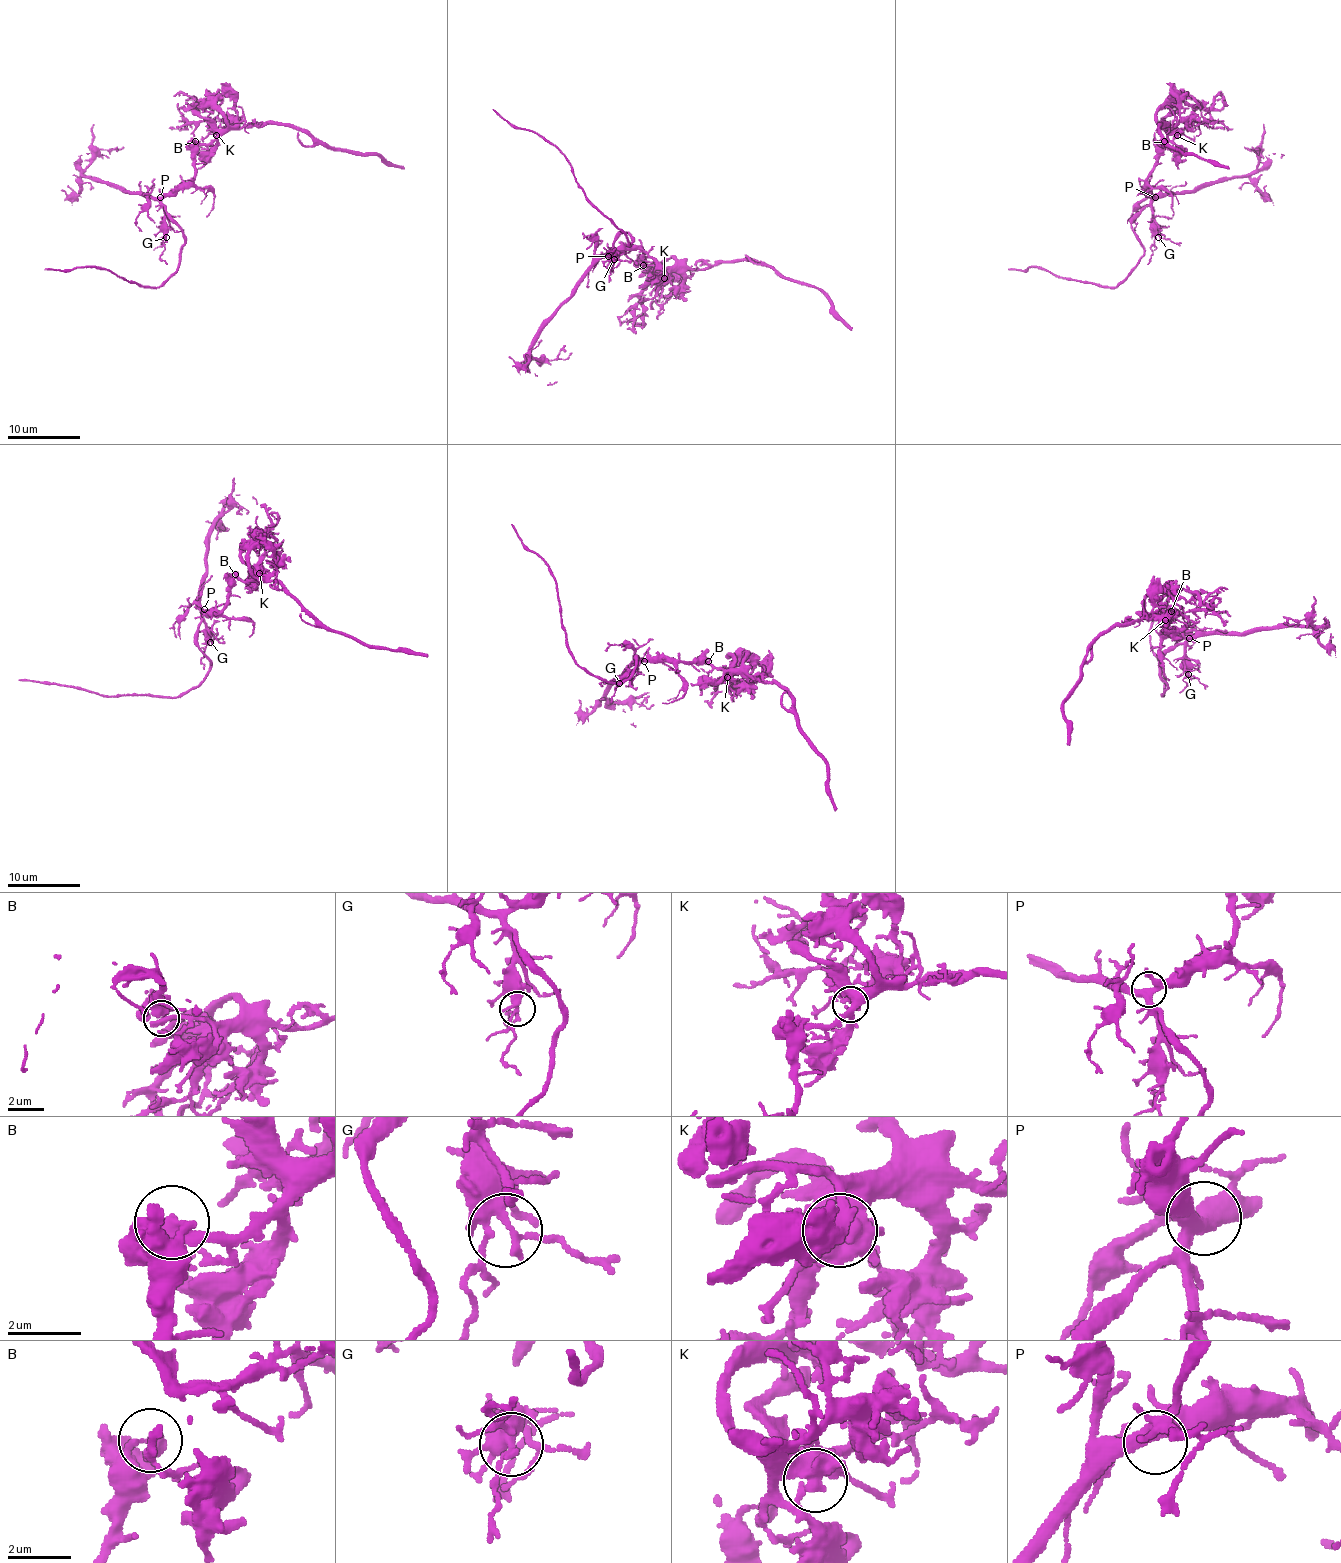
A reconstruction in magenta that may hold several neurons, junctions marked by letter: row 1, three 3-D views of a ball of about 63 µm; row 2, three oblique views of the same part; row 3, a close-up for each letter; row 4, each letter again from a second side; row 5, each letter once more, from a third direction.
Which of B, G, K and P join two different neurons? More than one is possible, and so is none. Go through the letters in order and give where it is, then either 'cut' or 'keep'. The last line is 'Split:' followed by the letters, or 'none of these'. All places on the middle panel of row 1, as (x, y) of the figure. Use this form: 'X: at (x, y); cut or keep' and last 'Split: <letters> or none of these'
B: at (643, 265); cut
G: at (614, 259); keep
K: at (664, 278); keep
P: at (608, 256); keep
Split: B

